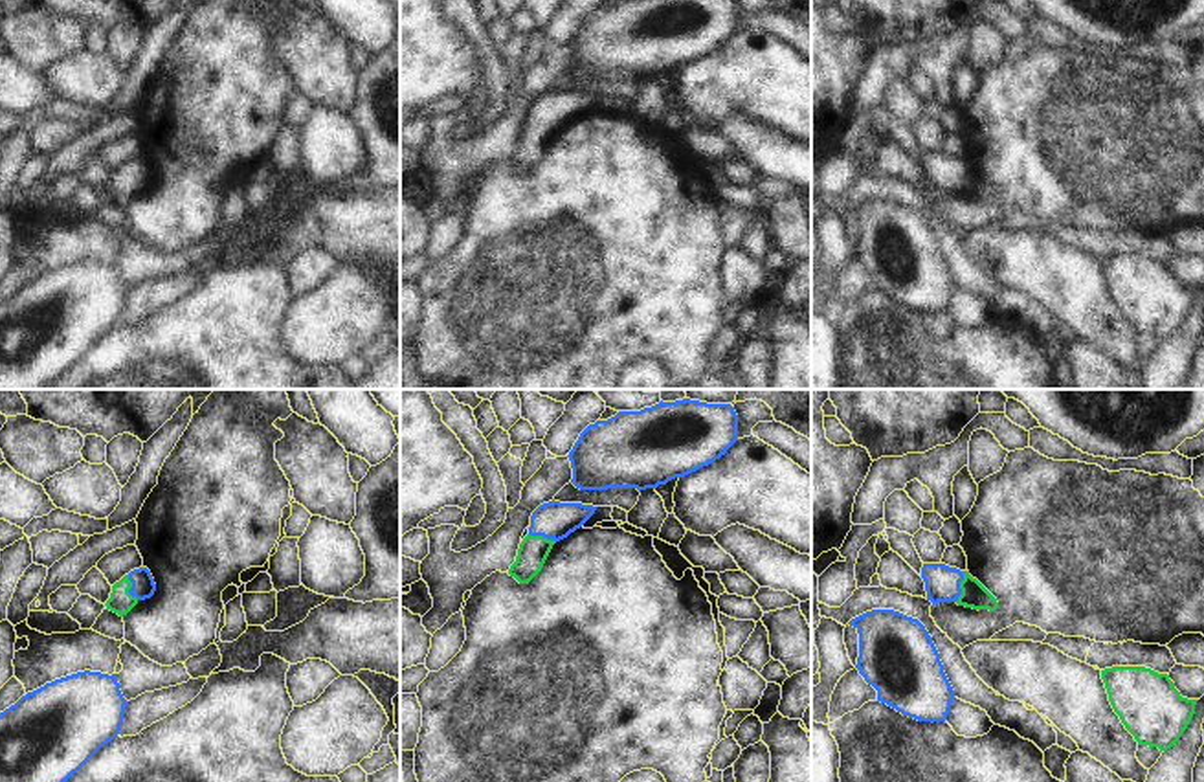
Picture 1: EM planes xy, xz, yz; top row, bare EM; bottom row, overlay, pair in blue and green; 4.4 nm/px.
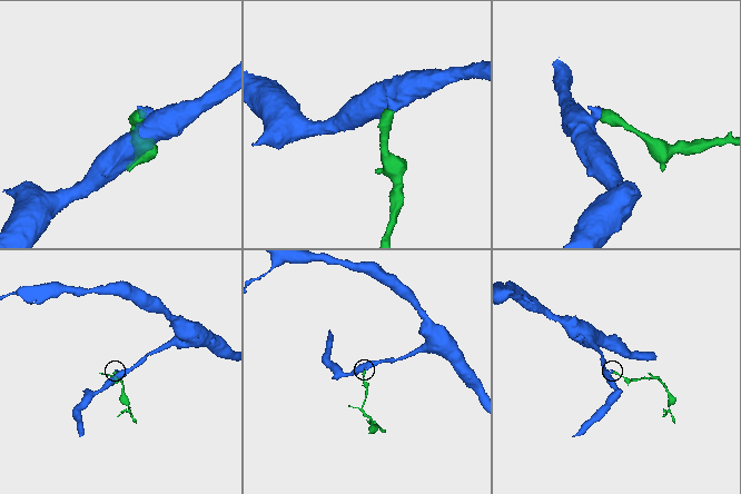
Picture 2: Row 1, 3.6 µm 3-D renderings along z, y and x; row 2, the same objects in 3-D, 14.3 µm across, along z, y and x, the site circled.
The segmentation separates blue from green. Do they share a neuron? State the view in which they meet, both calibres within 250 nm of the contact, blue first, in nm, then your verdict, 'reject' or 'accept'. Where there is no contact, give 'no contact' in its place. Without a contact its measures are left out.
contact in yz; calibres 160 and 110 nm; accept

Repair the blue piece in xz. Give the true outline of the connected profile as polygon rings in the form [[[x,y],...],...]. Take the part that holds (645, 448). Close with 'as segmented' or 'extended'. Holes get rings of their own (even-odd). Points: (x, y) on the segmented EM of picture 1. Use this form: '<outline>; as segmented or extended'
[[[659,402],[589,424],[569,452],[580,490],[657,488],[727,453],[738,441],[730,404]]]; as segmented

